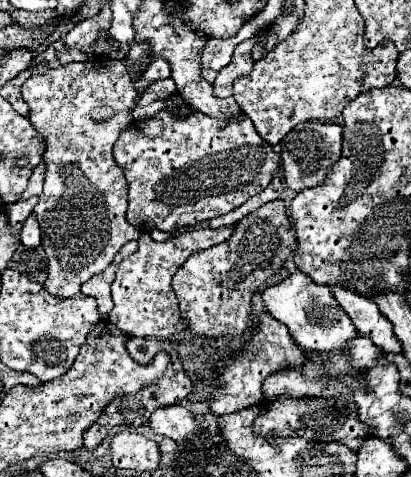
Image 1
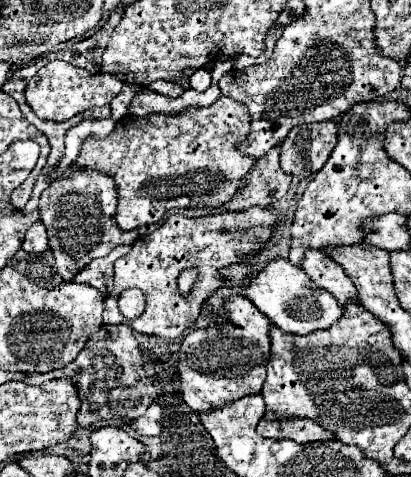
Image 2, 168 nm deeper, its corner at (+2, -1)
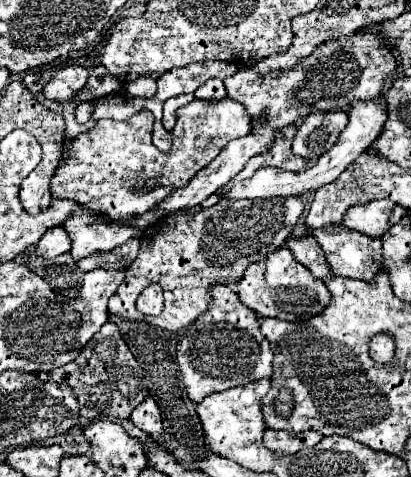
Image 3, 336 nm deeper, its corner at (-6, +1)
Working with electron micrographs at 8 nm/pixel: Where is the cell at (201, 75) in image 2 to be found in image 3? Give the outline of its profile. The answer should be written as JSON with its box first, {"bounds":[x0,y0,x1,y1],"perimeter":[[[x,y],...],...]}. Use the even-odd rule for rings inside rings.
{"bounds":[194,78,226,100],"perimeter":[[[210,78],[208,82],[204,82],[204,86],[200,86],[194,92],[195,98],[202,98],[202,100],[216,100],[216,98],[224,98],[226,96],[226,88],[218,78]]]}

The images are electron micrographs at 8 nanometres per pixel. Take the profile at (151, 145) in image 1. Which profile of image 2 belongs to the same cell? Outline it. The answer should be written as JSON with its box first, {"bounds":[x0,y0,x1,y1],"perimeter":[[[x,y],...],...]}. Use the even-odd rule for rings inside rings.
{"bounds":[64,96,252,230],"perimeter":[[[220,96],[214,104],[206,108],[186,108],[180,116],[124,116],[116,122],[116,128],[106,138],[90,138],[84,140],[80,148],[80,156],[72,162],[72,166],[64,172],[70,176],[72,170],[96,170],[114,178],[118,190],[118,206],[116,206],[116,224],[120,230],[136,230],[144,224],[160,222],[164,212],[172,208],[220,208],[232,196],[238,194],[240,180],[252,168],[252,158],[240,154],[236,150],[236,142],[244,140],[250,132],[250,114],[248,108],[232,98]]]}

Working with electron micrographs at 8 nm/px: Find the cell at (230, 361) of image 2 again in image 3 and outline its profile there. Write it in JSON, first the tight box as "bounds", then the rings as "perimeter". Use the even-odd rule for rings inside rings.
{"bounds":[176,286,274,404],"perimeter":[[[214,286],[212,298],[212,308],[186,328],[176,346],[176,360],[182,370],[184,388],[188,398],[196,404],[214,392],[224,392],[272,376],[274,354],[270,342],[260,332],[258,314],[242,304],[238,294],[228,286]]]}

